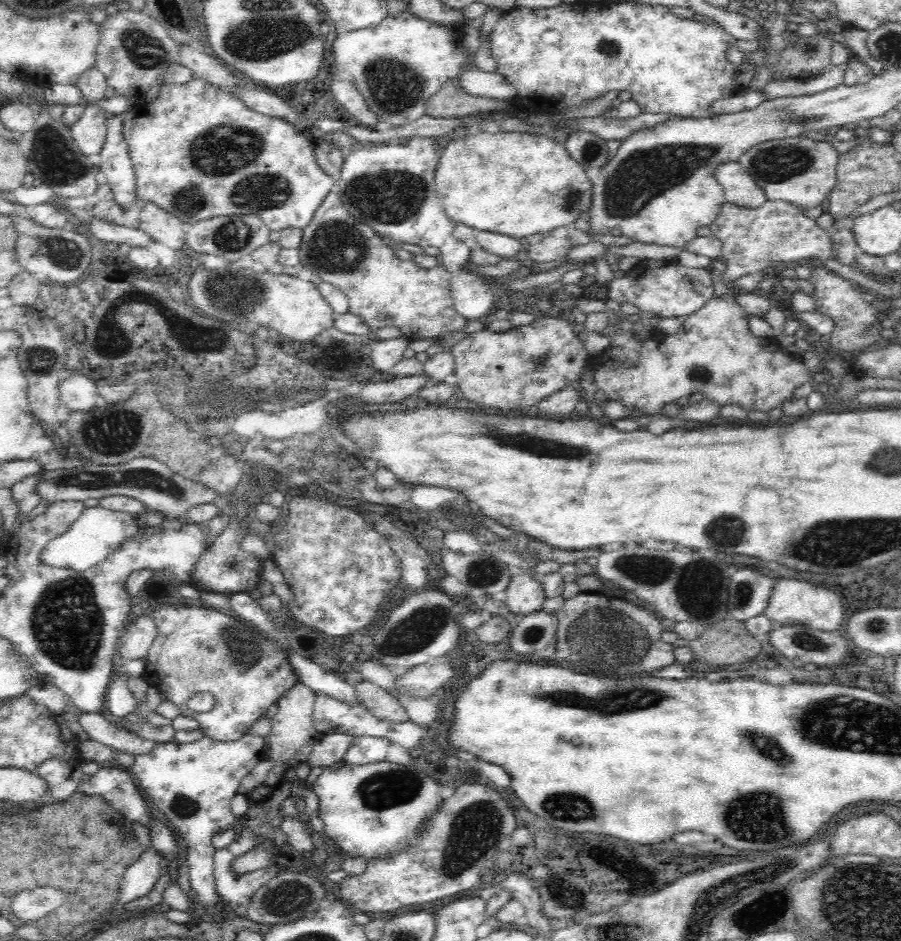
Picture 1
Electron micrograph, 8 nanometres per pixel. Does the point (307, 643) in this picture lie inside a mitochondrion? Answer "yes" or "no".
no

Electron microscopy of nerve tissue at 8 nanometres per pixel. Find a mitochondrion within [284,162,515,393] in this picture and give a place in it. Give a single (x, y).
(387, 197)

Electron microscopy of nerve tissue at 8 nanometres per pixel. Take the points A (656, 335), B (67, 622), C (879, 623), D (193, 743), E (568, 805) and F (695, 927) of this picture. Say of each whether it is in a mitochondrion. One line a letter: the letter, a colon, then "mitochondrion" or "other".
A: other
B: mitochondrion
C: mitochondrion
D: other
E: mitochondrion
F: mitochondrion

